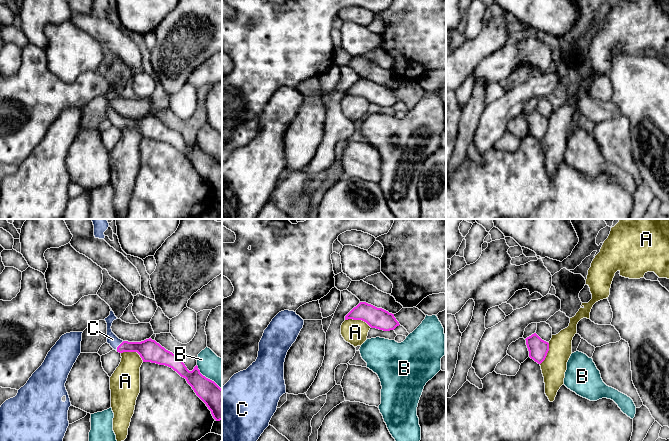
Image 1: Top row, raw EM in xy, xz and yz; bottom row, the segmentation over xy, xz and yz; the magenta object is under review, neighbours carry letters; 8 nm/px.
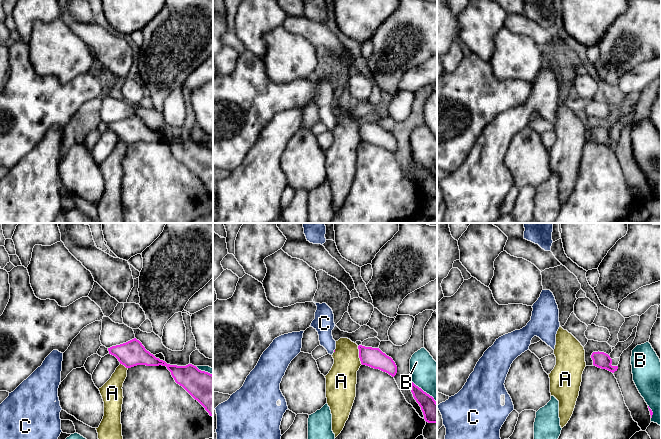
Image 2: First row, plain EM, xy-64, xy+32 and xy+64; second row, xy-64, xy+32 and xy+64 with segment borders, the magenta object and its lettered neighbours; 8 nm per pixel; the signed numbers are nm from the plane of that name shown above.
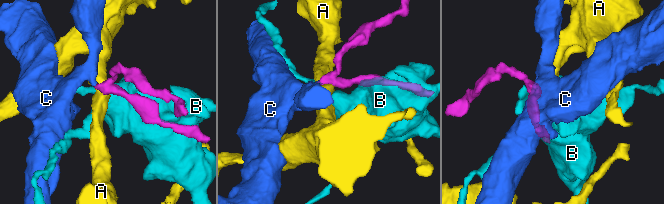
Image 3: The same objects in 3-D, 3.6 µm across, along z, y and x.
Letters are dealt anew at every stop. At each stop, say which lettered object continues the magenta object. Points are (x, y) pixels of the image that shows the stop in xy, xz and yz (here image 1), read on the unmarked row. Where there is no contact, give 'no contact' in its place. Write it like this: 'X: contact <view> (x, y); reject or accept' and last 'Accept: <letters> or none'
A: contact xz (358, 95); reject
B: contact xy (207, 154); reject
C: contact xy (118, 122); accept
Accept: C

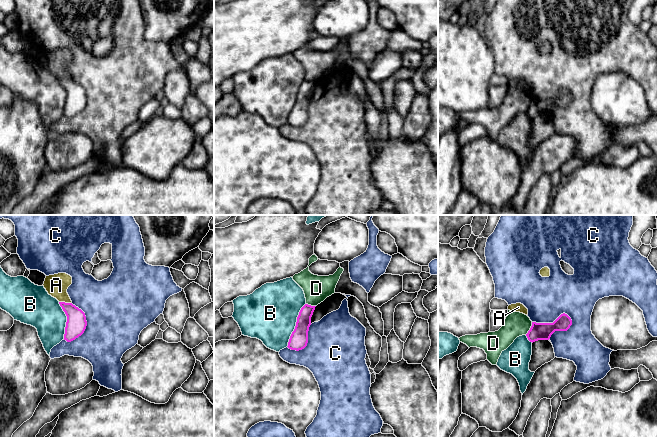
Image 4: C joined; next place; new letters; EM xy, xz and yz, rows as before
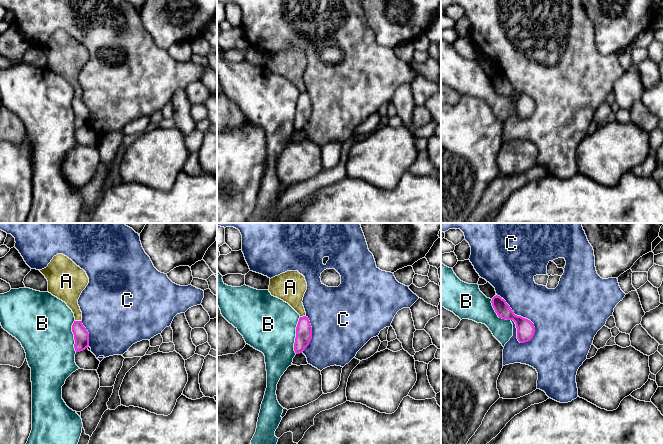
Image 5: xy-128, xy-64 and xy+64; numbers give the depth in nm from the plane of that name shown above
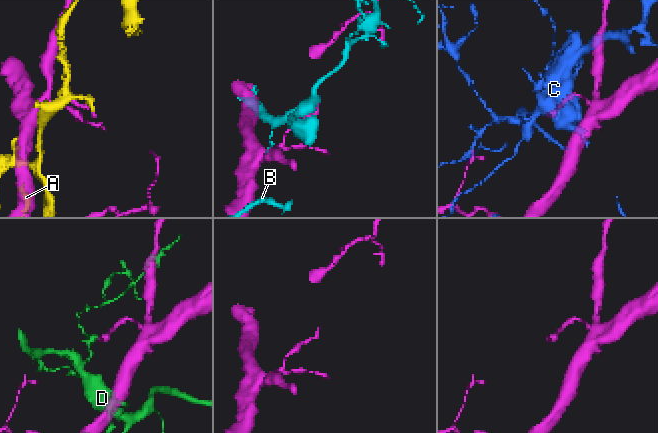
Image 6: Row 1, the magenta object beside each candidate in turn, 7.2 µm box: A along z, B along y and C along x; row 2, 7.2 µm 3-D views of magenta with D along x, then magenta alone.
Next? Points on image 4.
A: contact xy (64, 78); reject
B: contact xz (296, 101); reject
C: contact yz (554, 97); reject
D: contact yz (530, 104); reject
Accept: none

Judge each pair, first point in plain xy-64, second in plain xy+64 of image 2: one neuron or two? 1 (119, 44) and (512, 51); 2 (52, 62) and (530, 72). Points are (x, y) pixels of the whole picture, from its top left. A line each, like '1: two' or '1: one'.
1: two
2: one

